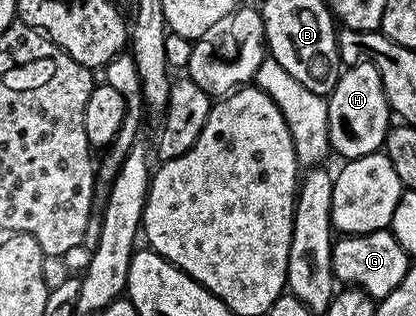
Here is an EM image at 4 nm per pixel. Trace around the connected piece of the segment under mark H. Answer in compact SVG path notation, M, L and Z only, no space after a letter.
M355 63L346 66L327 100L329 146L334 152L338 151L342 155L340 157L342 160L367 157L384 148L385 134L391 126L391 112L383 89L383 81L379 77L379 69L375 69L375 65Z

